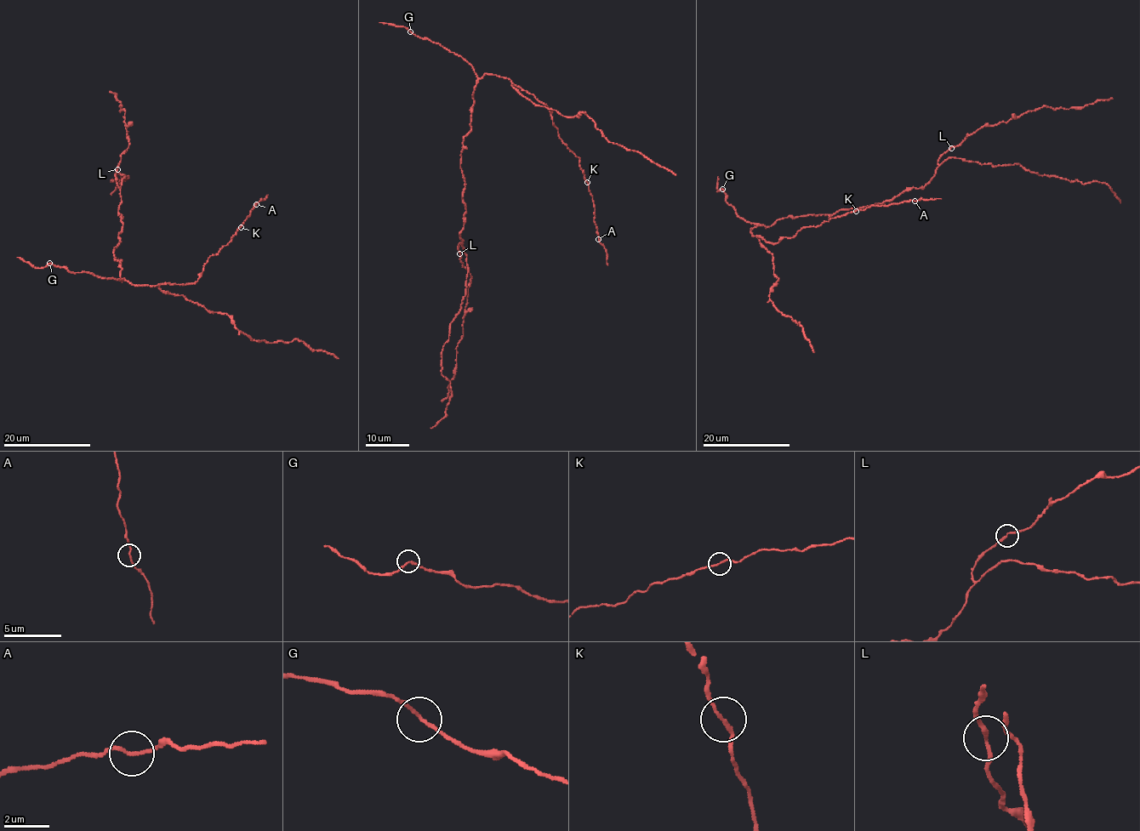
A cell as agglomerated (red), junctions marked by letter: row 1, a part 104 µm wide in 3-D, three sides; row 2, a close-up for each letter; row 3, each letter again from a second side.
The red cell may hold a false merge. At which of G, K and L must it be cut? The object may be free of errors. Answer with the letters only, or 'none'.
none

